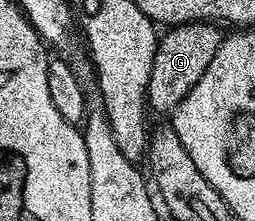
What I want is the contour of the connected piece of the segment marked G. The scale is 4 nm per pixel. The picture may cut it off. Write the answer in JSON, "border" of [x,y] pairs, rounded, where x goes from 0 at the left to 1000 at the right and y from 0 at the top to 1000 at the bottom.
{"border":[[[729,100],[635,140],[608,199],[600,253],[600,326],[576,385],[576,471],[596,502],[667,520],[725,452],[725,434],[804,344],[835,253],[851,253],[851,217],[867,217],[882,154],[839,100]]]}

